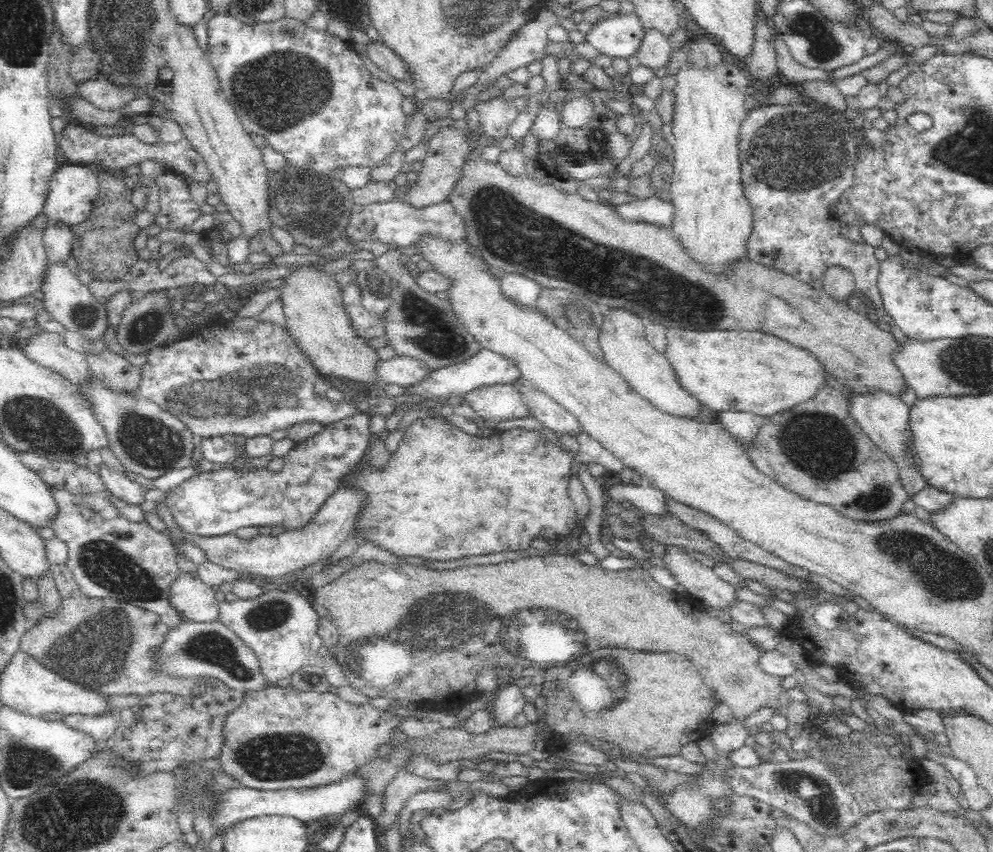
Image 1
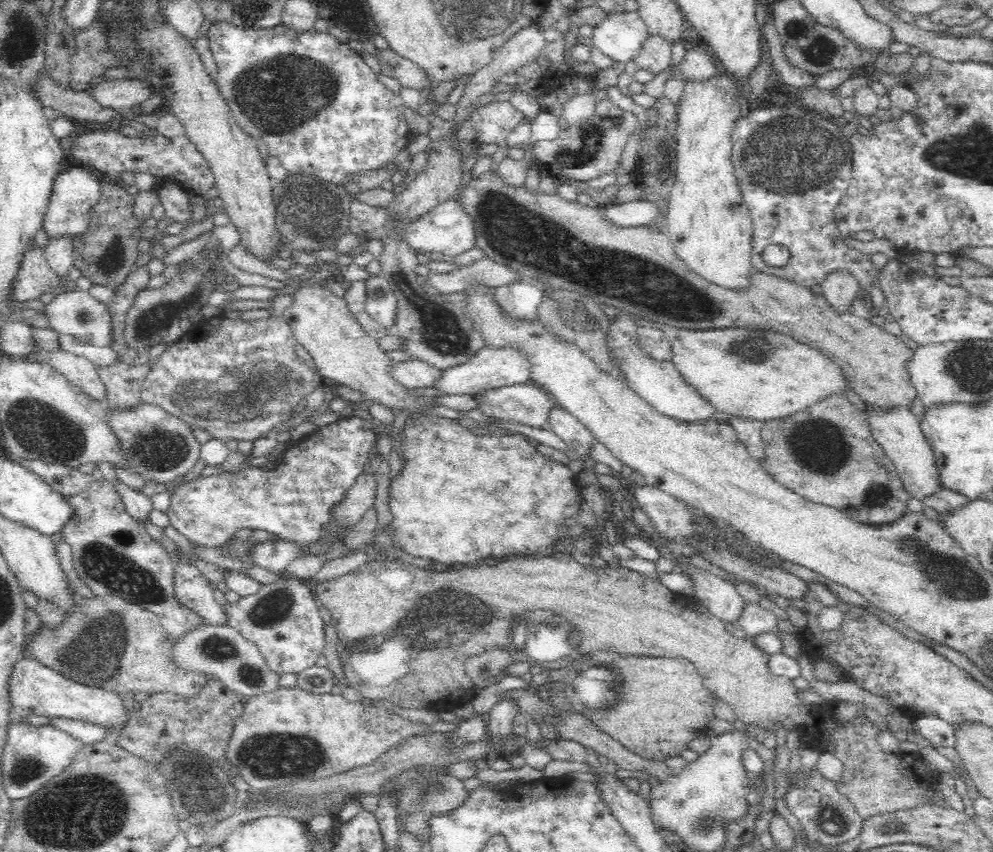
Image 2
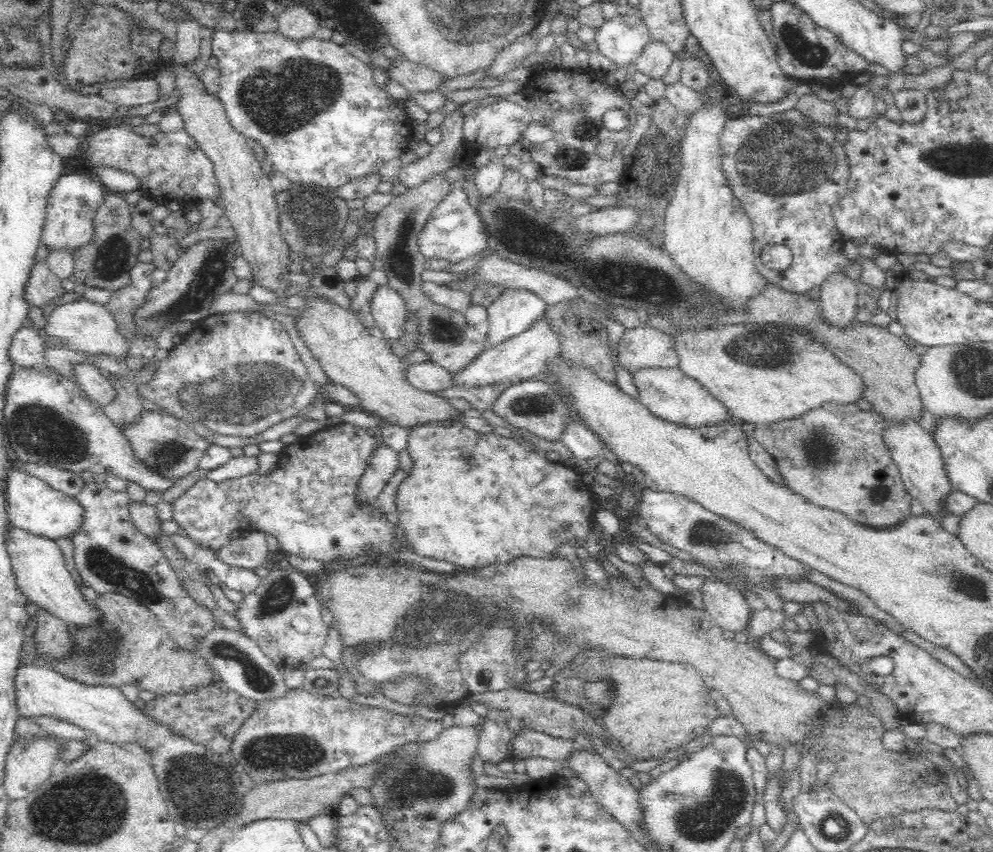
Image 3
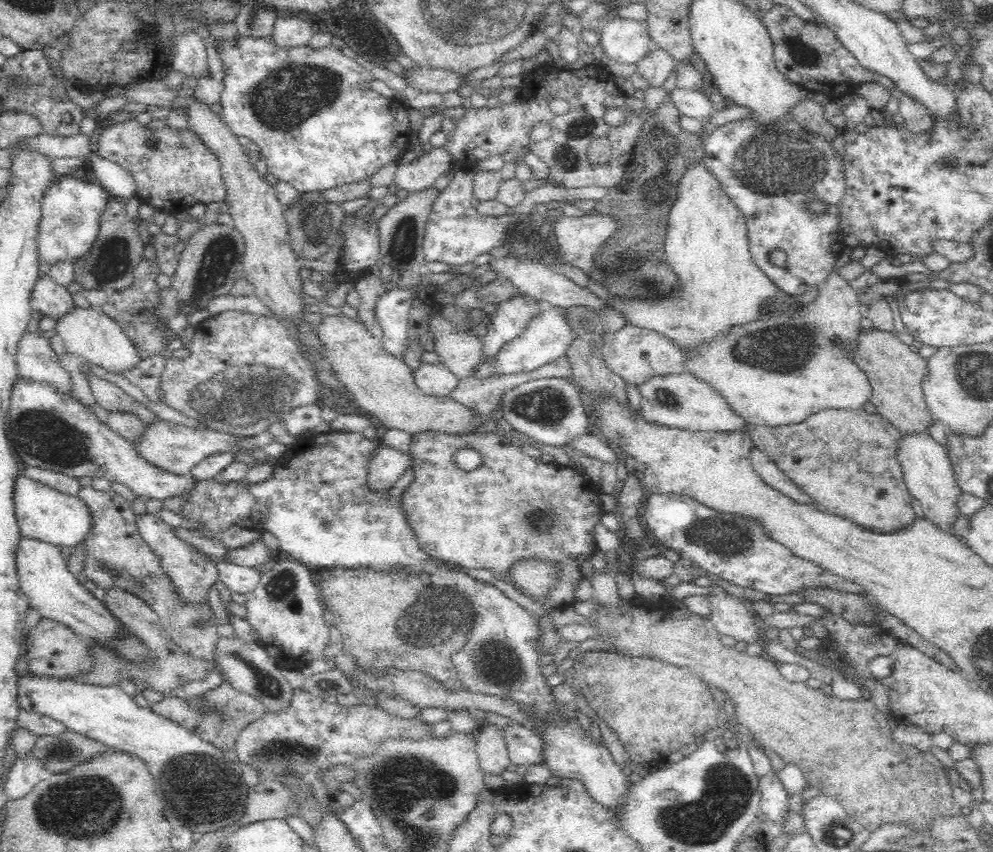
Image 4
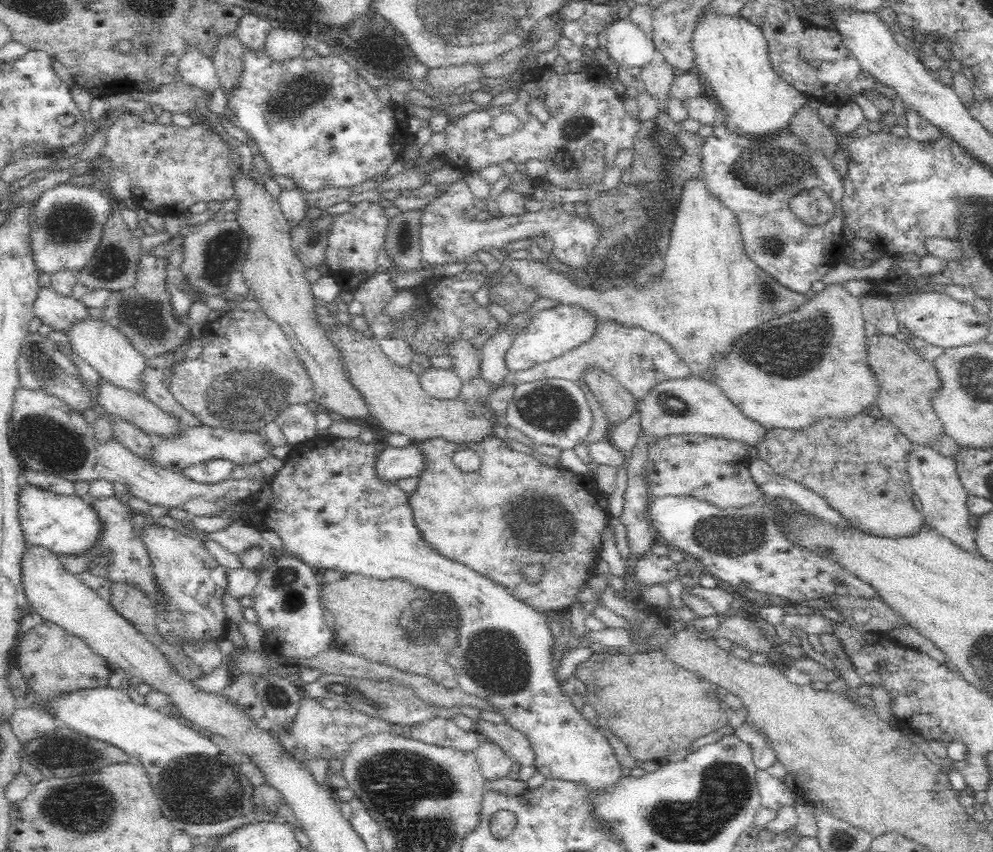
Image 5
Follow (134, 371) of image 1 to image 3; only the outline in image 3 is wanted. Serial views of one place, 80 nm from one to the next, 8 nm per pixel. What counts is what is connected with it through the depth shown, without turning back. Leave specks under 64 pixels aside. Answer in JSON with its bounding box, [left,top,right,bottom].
[102,376,144,431]

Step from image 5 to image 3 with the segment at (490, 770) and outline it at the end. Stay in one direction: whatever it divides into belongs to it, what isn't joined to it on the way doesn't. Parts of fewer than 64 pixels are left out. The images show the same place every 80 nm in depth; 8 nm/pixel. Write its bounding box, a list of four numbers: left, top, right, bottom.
[477,710,513,766]

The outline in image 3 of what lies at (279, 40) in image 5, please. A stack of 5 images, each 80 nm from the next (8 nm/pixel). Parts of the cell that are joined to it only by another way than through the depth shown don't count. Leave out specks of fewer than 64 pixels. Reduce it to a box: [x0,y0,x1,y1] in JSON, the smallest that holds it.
[276,5,318,43]

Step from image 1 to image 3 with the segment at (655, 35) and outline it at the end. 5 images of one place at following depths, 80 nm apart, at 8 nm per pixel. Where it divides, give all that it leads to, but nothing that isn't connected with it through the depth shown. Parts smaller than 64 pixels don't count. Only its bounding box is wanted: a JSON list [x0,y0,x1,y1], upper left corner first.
[633,41,674,80]

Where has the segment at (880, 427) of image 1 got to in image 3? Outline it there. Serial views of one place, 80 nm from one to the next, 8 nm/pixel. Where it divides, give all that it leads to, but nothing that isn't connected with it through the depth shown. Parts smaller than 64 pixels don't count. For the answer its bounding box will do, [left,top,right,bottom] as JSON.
[883,422,954,520]

